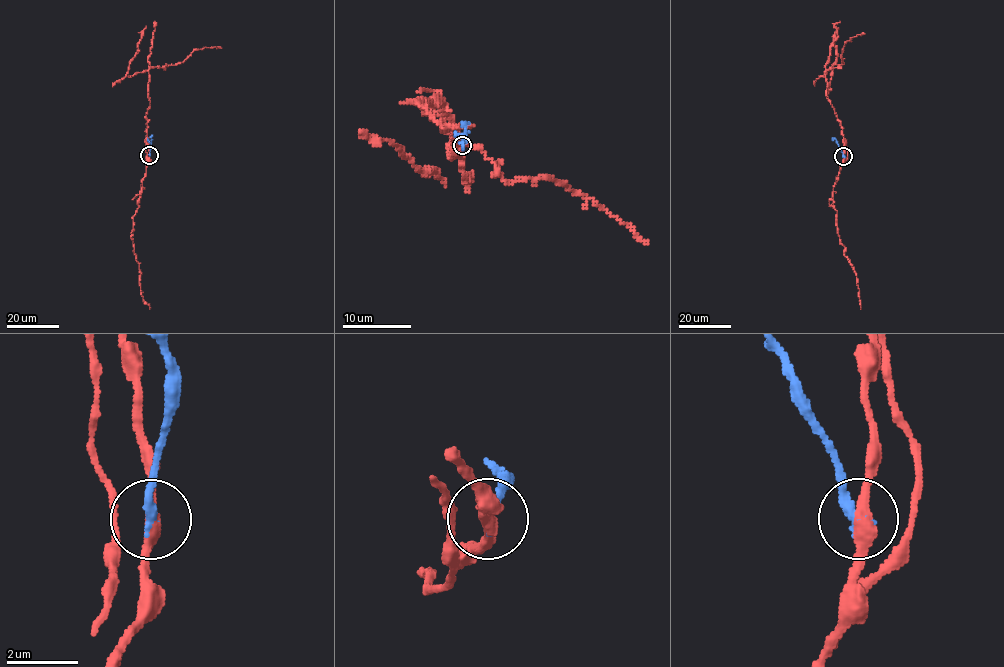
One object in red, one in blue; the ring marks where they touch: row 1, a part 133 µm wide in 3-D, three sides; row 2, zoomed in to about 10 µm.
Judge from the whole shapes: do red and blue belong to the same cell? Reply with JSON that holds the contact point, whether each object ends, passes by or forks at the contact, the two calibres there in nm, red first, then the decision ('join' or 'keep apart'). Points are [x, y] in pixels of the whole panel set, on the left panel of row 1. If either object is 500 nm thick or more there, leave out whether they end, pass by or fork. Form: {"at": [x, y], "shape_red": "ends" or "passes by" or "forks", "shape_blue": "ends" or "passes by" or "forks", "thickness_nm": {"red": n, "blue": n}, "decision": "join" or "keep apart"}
{"at": [149, 155], "shape_red": "passes by", "shape_blue": "ends", "thickness_nm": {"red": 320, "blue": 320}, "decision": "keep apart"}

